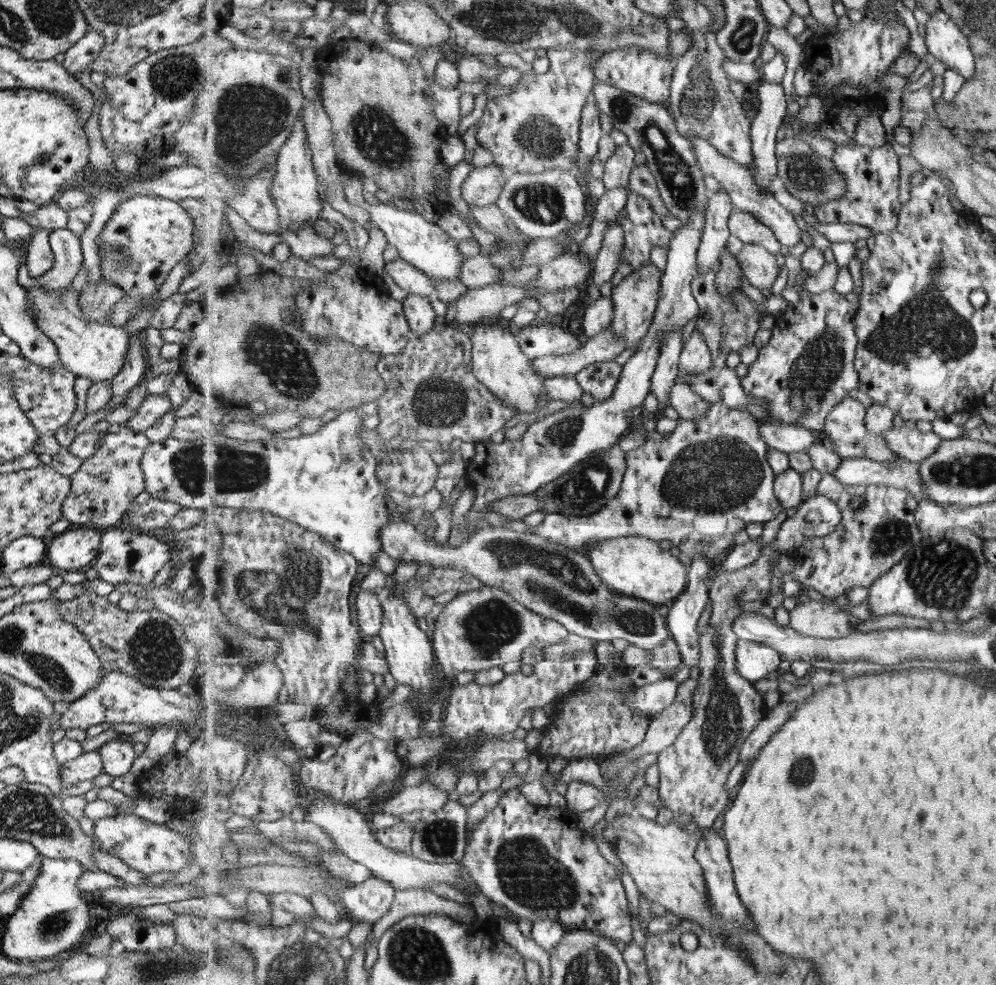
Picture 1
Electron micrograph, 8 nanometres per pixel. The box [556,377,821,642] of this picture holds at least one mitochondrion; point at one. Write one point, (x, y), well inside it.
(715, 476)

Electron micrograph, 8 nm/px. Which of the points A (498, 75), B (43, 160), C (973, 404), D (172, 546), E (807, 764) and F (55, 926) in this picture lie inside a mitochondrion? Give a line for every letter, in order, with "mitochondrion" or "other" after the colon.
A: other
B: mitochondrion
C: other
D: other
E: mitochondrion
F: mitochondrion

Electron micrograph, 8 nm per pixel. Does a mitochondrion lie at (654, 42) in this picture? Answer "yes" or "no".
no

